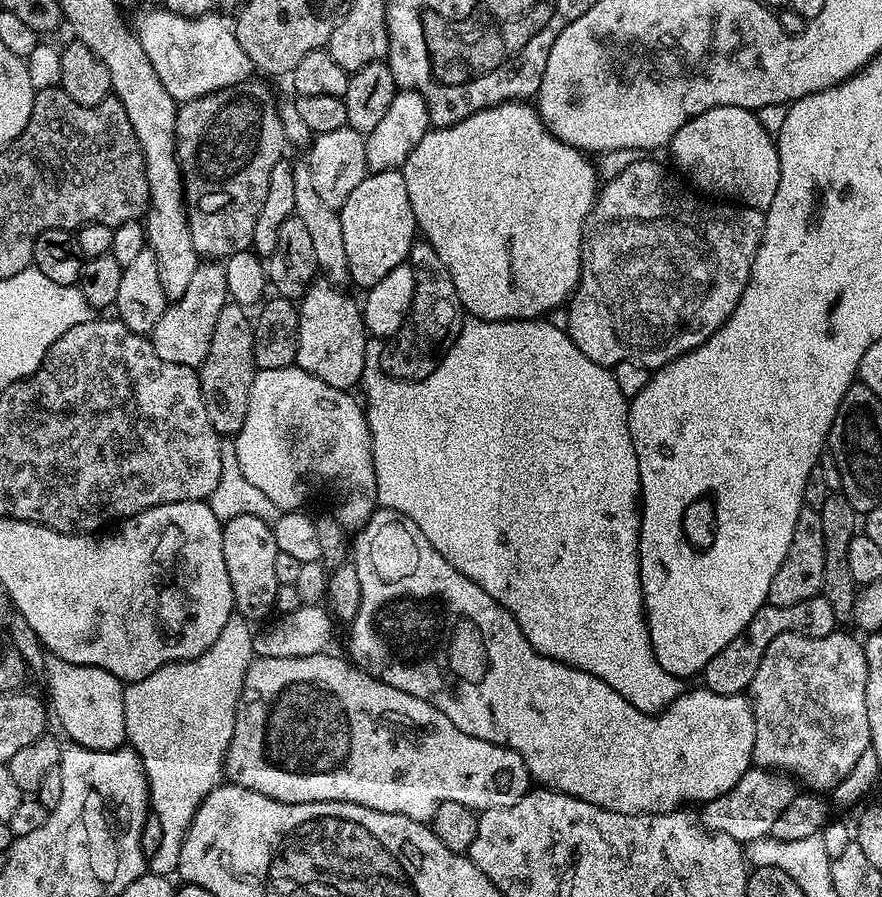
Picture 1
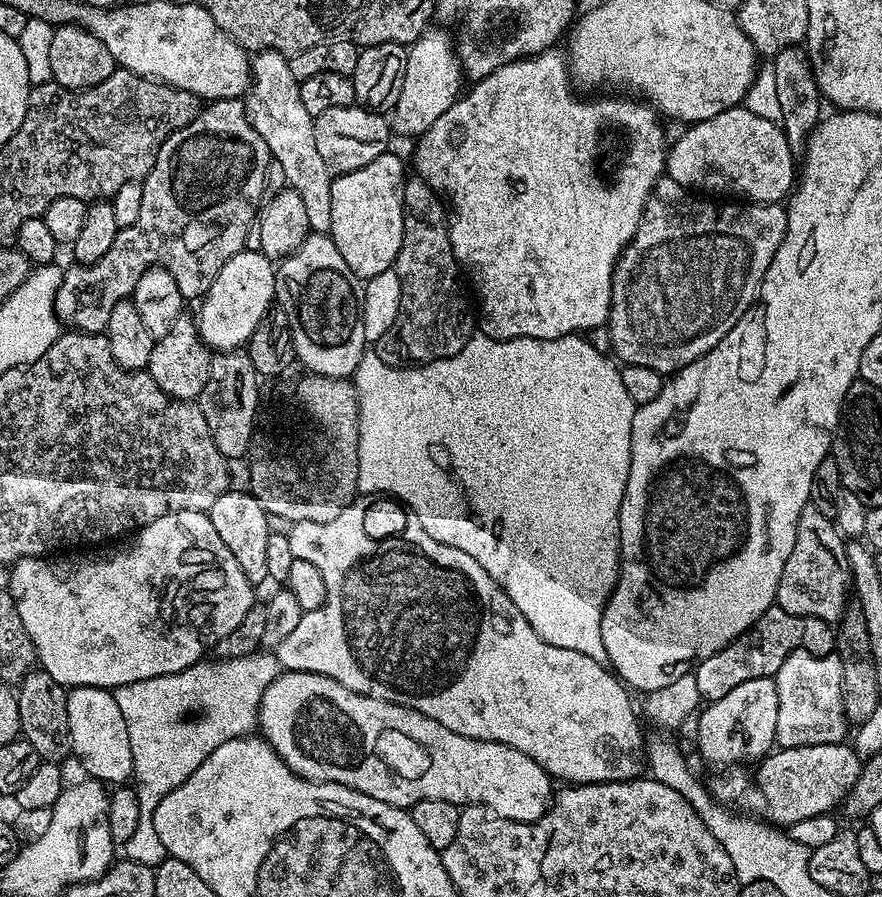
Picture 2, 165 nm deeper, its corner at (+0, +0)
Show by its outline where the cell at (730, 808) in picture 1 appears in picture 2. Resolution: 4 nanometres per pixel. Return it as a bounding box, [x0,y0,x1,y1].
[755,742,862,826]

